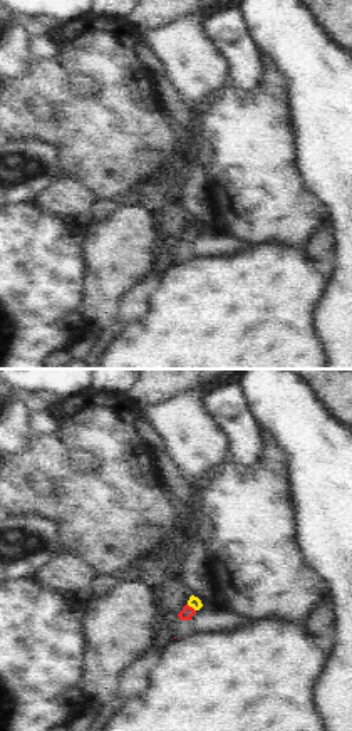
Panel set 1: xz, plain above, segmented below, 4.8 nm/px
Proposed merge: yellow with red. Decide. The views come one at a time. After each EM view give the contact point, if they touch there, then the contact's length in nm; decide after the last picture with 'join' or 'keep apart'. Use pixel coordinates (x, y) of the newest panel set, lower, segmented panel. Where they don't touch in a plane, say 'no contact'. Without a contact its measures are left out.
meets yellow at (191, 606); contact 60 nm long

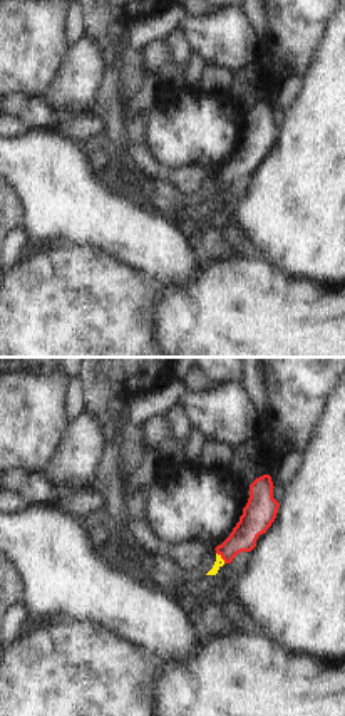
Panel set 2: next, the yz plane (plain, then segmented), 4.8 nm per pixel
meets yellow at (220, 557); contact 70 nm long

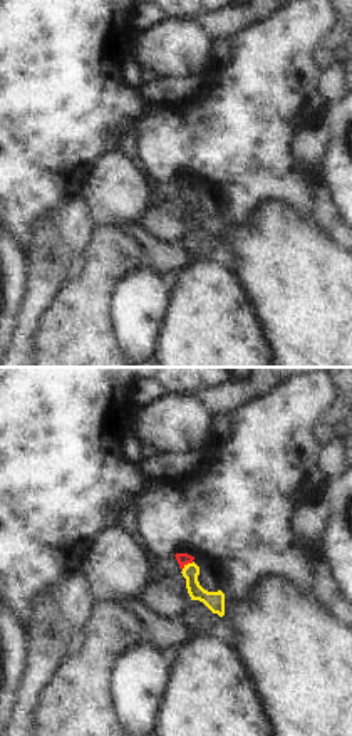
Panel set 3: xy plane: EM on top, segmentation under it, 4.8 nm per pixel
meets yellow at (188, 564); contact 70 nm long

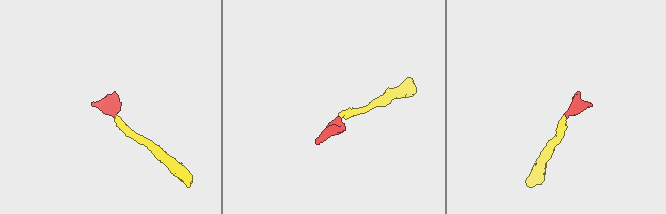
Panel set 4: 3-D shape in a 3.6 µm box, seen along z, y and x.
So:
join

